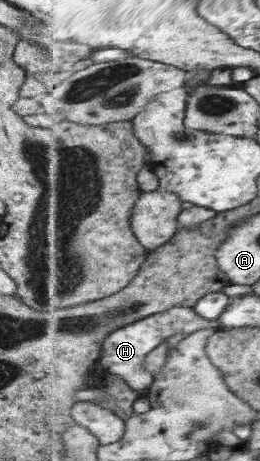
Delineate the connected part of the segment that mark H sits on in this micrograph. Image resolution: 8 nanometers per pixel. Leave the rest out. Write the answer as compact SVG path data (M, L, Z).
M172 307L163 312L148 314L144 319L118 328L108 335L103 345L99 366L119 374L128 382L132 390L146 391L146 387L150 389L153 384L153 379L146 370L146 357L149 353L152 353L158 345L162 344L162 341L166 341L167 337L175 333L182 332L189 336L200 329L216 329L218 324L220 321L204 319L196 313L196 307Z

